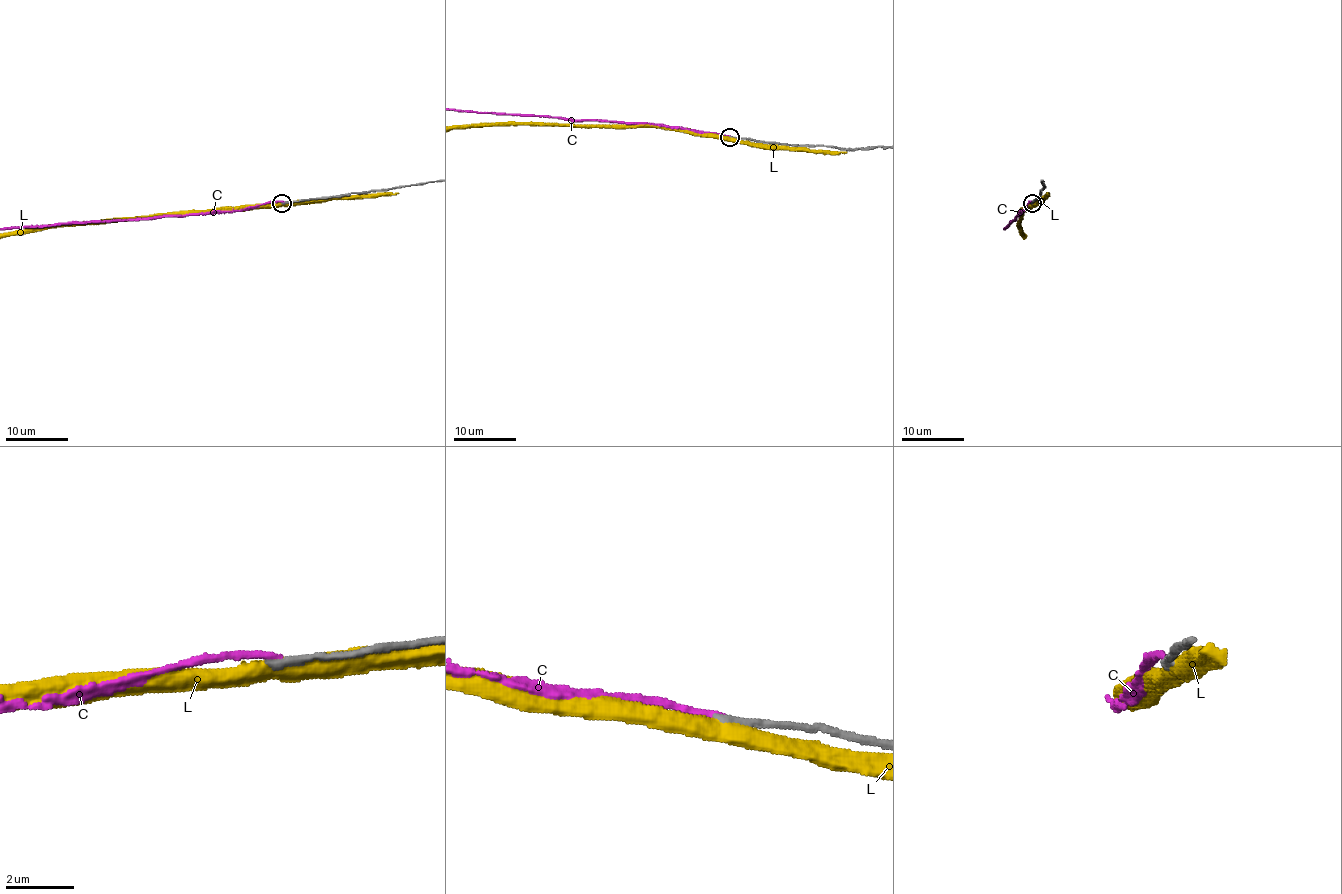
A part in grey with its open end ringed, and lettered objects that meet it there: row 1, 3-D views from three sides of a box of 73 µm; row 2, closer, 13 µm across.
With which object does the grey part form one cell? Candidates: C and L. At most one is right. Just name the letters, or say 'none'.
none

